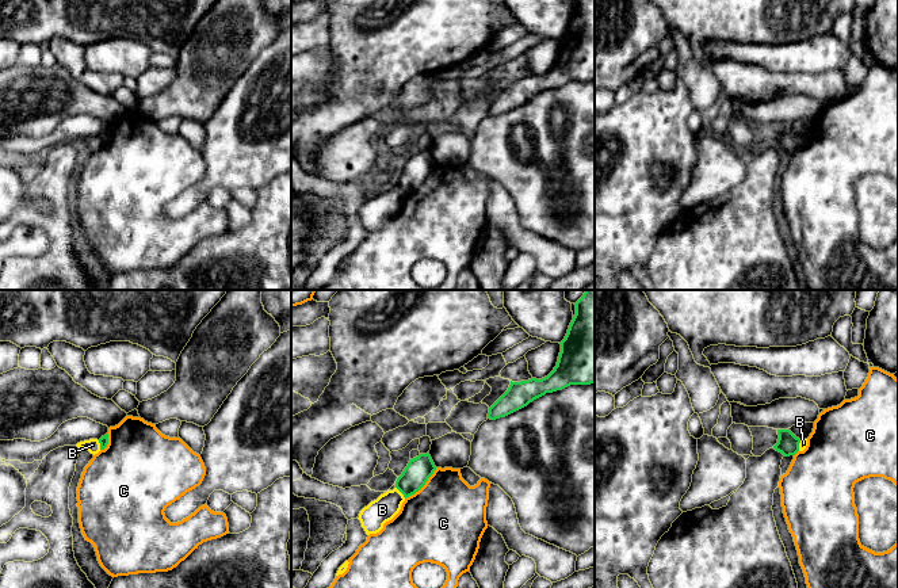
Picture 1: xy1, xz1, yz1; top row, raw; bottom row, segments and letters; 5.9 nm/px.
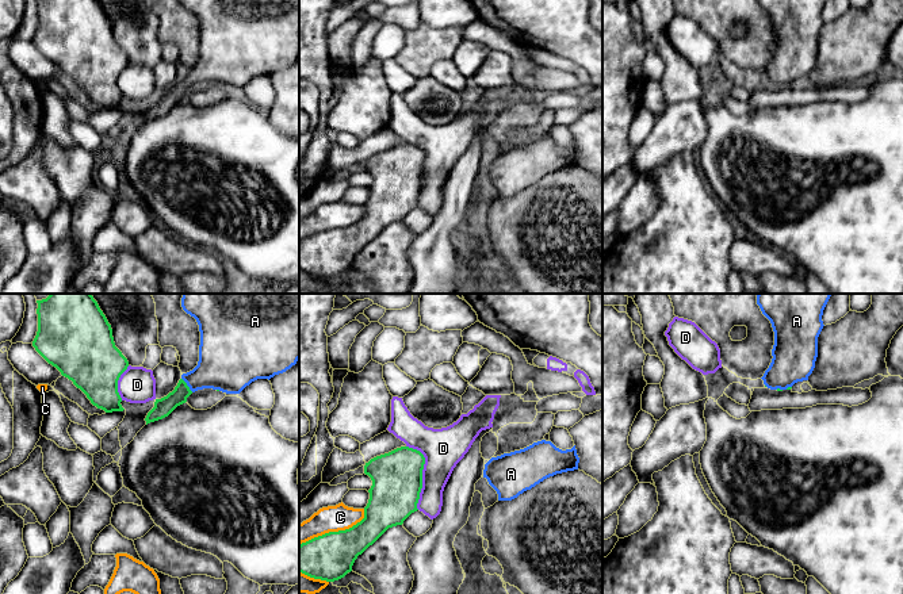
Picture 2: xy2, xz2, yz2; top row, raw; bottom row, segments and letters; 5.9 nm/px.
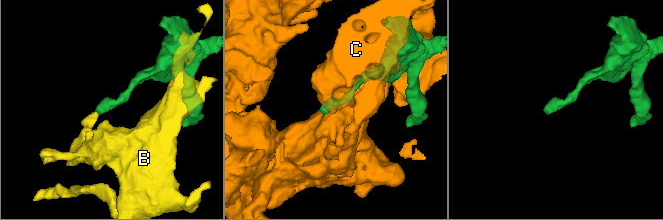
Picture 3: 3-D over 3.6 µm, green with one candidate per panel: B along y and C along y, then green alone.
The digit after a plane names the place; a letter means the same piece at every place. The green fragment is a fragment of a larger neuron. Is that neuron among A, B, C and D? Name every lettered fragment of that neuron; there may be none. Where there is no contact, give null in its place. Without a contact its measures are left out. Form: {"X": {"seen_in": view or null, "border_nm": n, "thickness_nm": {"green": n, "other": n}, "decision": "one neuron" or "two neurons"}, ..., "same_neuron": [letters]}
{"A": {"seen_in": "xy2", "border_nm": 110, "thickness_nm": {"green": 110, "other": 300}, "decision": "one neuron"}, "B": {"seen_in": "xz1", "border_nm": 90, "thickness_nm": {"green": 150, "other": 150}, "decision": "two neurons"}, "C": {"seen_in": "xz2", "border_nm": 440, "thickness_nm": {"green": 280, "other": 160}, "decision": "two neurons"}, "D": {"seen_in": "xz2", "border_nm": 400, "thickness_nm": {"green": 300, "other": 240}, "decision": "two neurons"}, "same_neuron": ["A"]}

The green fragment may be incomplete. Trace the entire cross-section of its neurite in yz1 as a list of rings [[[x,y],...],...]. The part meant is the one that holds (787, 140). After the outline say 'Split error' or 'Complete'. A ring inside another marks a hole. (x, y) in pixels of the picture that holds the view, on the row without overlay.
[[[790,125],[788,126],[777,126],[777,140],[773,145],[782,149],[784,153],[795,152],[799,148],[800,135],[796,134]]]. Complete

